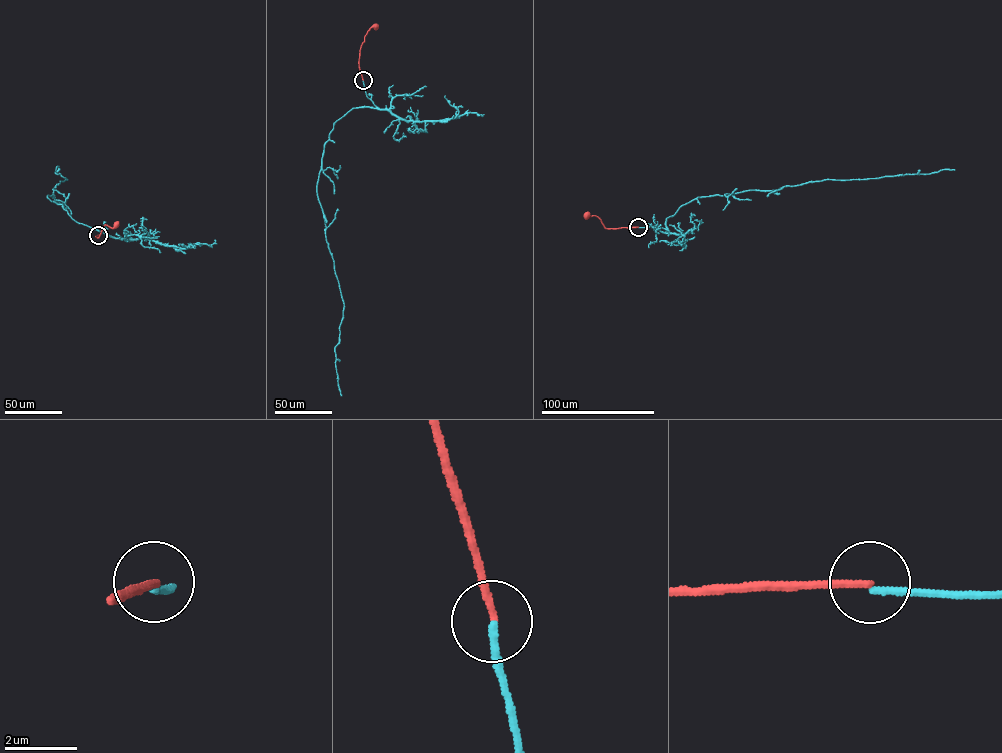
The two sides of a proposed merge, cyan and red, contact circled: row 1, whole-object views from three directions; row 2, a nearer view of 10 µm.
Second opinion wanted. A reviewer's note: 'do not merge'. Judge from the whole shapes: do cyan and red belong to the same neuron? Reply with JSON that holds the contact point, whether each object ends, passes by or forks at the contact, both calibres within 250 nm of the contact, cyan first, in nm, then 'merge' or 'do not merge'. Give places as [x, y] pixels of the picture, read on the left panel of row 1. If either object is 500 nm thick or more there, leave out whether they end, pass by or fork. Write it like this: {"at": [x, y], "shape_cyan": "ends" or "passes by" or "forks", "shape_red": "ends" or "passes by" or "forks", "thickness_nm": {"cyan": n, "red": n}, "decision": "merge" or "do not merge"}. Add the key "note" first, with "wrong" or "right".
{"note": "right", "at": [98, 235], "shape_cyan": "ends", "shape_red": "ends", "thickness_nm": {"cyan": 200, "red": 200}, "decision": "do not merge"}

